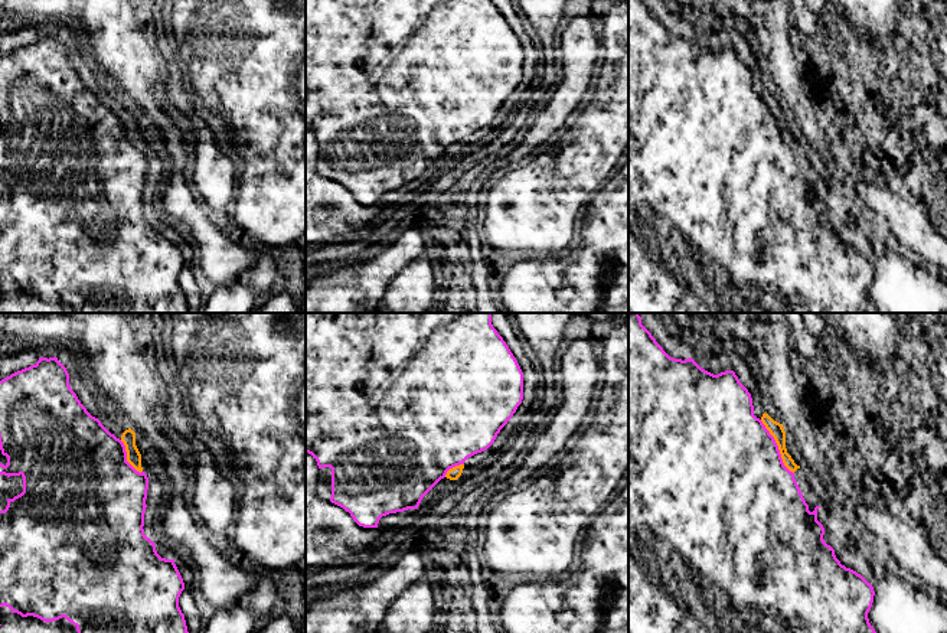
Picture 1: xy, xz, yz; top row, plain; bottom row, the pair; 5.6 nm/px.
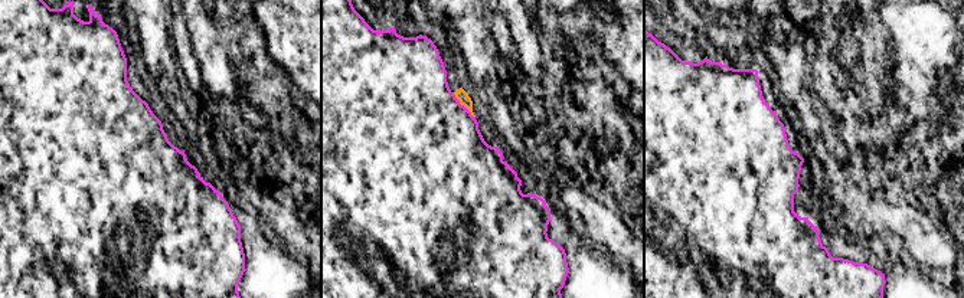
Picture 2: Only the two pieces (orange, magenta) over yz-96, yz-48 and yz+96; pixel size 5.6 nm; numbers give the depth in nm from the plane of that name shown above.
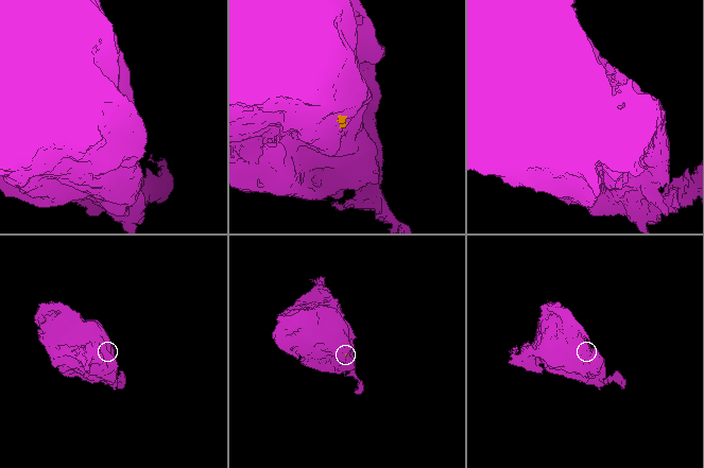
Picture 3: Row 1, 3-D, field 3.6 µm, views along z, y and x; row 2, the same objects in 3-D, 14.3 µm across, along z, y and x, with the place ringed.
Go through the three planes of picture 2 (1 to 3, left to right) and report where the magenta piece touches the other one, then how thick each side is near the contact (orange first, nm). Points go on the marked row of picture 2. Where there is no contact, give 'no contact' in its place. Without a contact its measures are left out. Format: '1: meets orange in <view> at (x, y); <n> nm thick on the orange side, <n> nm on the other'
1: no contact
2: meets orange in yz-48 at (463, 104); 70 nm thick on the orange side, 480 nm on the other
3: no contact

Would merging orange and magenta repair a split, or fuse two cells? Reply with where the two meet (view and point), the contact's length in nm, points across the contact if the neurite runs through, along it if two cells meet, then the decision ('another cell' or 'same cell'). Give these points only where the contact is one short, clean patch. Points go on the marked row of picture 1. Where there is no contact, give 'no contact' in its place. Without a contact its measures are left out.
contact yz (779, 447); length 360 nm; border yz (760, 420), (773, 437), (781, 462), (793, 473); another cell

